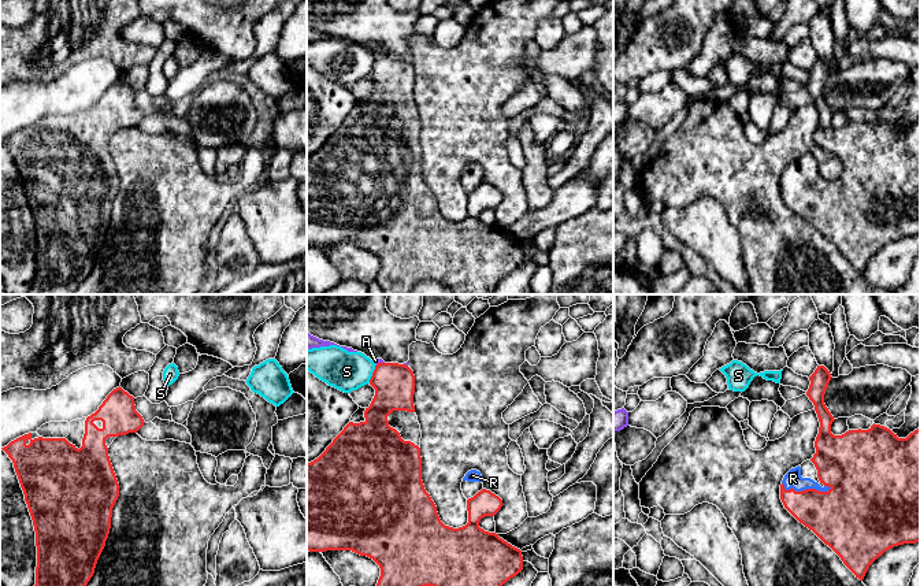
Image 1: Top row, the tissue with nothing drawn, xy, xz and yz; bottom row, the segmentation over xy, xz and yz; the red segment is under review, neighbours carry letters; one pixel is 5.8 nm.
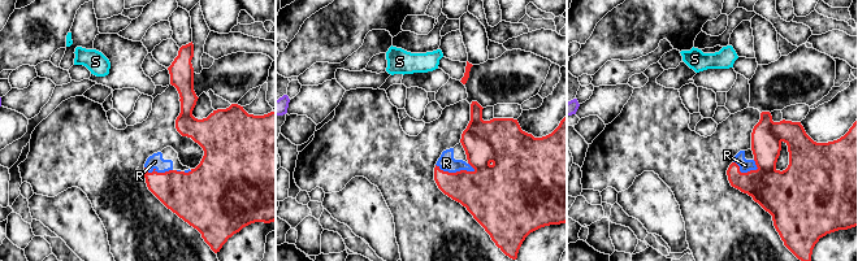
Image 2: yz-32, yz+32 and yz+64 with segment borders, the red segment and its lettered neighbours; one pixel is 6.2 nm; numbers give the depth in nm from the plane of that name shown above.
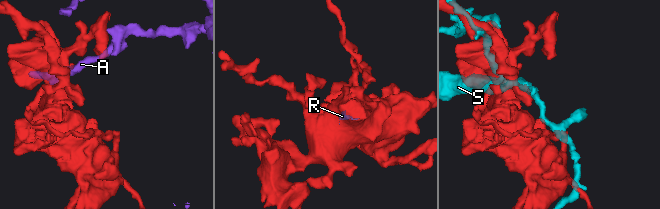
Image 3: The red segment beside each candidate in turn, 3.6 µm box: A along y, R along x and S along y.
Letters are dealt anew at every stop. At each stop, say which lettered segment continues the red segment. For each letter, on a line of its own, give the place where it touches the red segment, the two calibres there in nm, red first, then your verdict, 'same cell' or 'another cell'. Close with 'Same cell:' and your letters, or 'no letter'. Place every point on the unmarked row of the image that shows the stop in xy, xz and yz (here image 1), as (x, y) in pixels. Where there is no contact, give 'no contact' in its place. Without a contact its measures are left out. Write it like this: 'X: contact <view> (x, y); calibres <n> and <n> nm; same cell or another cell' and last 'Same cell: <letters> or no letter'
A: contact xz (379, 56); calibres 240 and 30 nm; another cell
R: contact yz (805, 184); calibres 320 and 100 nm; same cell
S: contact xz (373, 67); calibres 240 and 240 nm; another cell
Same cell: R

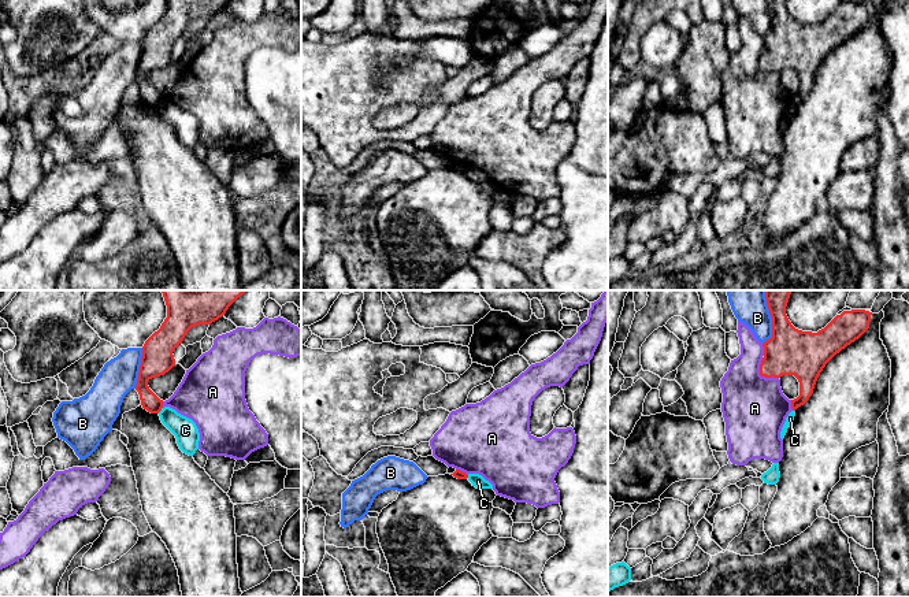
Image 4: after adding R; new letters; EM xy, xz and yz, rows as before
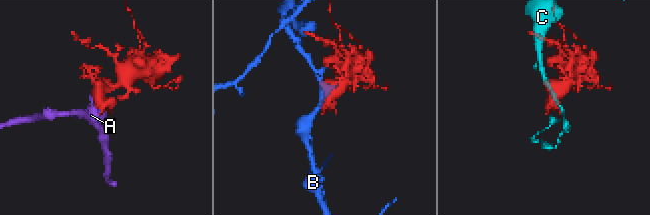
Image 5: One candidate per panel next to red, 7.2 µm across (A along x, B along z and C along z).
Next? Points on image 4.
A: contact yz (761, 69); calibres 280 and 380 nm; another cell
B: contact xy (140, 62); calibres 190 and 220 nm; another cell
C: contact xy (160, 103); calibres 120 and 140 nm; another cell
Same cell: no letter

